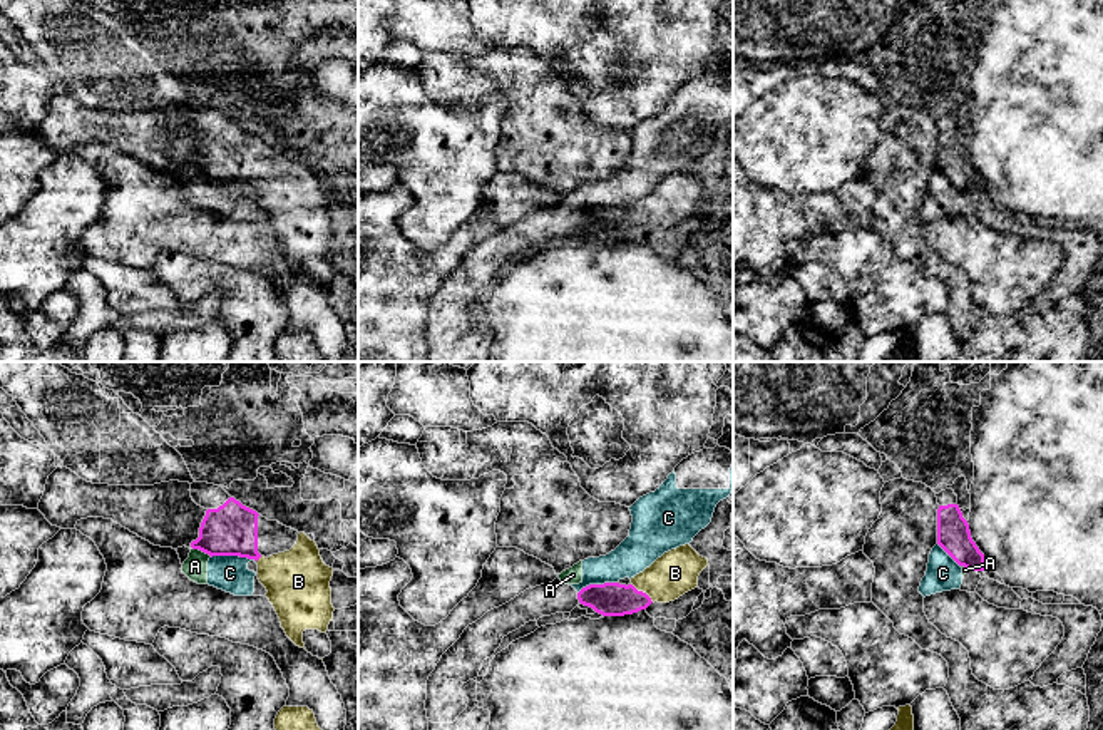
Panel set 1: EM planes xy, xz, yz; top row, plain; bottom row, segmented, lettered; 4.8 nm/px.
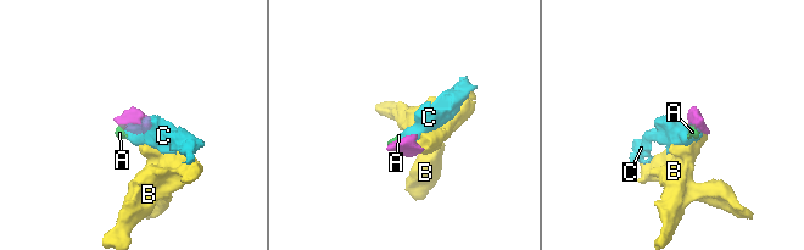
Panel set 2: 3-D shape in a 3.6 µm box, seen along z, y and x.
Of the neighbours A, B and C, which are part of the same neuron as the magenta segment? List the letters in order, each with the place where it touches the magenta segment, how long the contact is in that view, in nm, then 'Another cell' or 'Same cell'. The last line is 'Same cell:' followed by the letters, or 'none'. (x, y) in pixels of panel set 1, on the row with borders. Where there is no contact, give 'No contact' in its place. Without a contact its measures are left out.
A: Touches magenta at xy (203, 551). Shared border 100 nm. Another cell
B: Touches magenta at xz (641, 591). Shared border 140 nm. Same cell
C: Touches magenta at xy (233, 555). Shared border 220 nm. Another cell
Same cell: B

